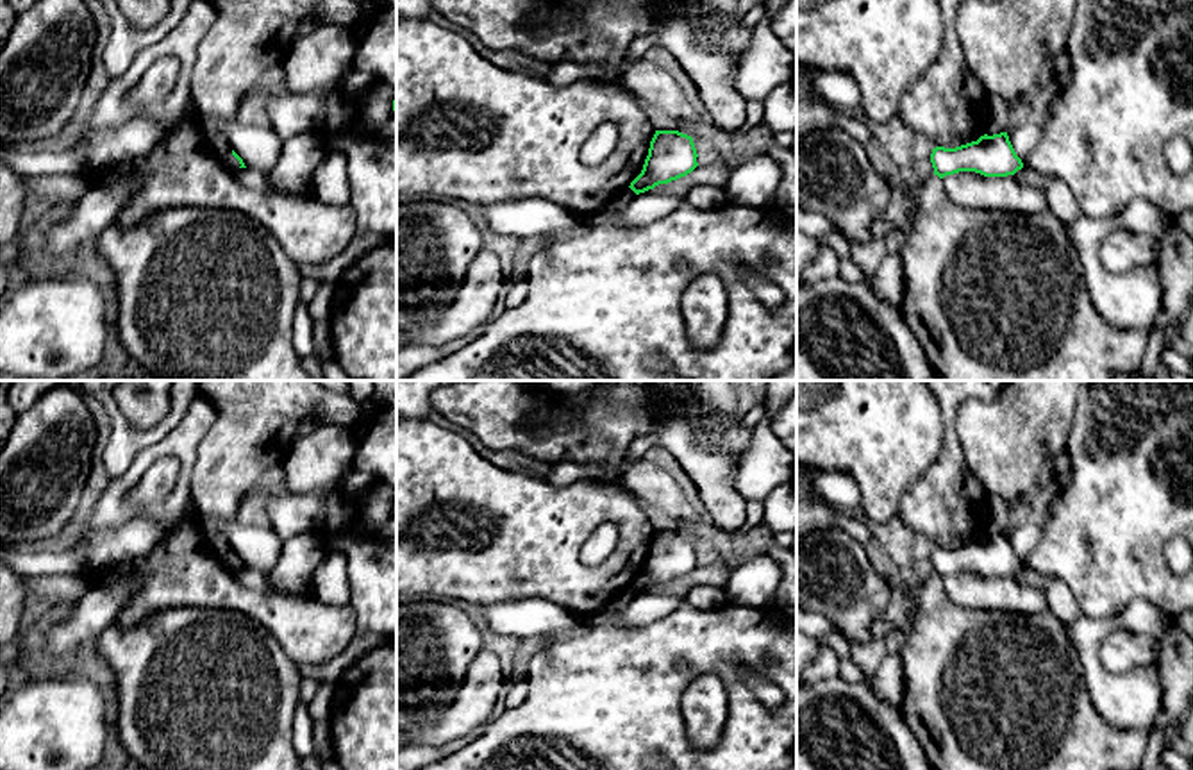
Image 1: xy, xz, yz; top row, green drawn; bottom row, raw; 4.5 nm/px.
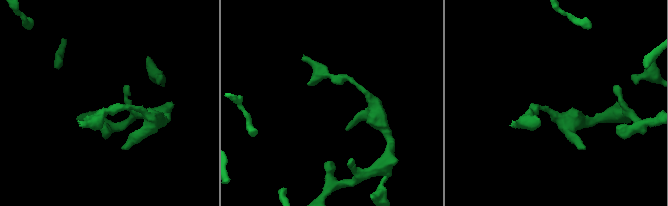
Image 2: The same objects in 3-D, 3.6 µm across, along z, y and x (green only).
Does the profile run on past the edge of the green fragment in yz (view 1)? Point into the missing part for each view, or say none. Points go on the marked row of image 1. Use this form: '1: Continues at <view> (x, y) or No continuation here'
1: No continuation here

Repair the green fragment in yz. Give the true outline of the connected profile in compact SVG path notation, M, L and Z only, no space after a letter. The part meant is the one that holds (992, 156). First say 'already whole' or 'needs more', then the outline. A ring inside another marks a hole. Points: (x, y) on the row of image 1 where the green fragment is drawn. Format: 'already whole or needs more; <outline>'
already whole; M1007 132L980 136L977 141L945 148L936 146L930 154L934 175L939 179L959 172L975 172L984 177L1007 177L1023 168Z

